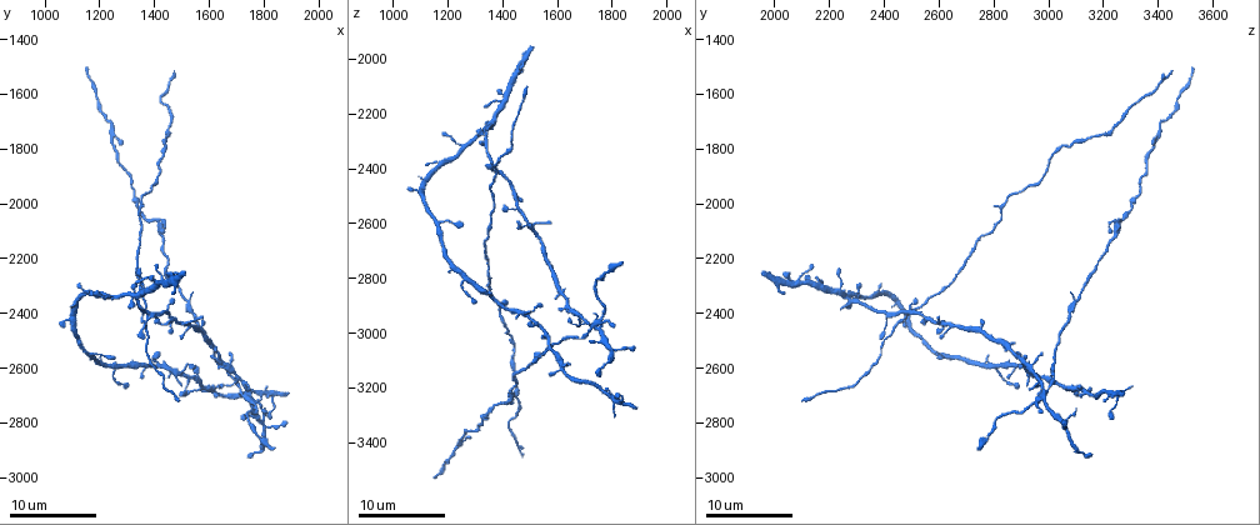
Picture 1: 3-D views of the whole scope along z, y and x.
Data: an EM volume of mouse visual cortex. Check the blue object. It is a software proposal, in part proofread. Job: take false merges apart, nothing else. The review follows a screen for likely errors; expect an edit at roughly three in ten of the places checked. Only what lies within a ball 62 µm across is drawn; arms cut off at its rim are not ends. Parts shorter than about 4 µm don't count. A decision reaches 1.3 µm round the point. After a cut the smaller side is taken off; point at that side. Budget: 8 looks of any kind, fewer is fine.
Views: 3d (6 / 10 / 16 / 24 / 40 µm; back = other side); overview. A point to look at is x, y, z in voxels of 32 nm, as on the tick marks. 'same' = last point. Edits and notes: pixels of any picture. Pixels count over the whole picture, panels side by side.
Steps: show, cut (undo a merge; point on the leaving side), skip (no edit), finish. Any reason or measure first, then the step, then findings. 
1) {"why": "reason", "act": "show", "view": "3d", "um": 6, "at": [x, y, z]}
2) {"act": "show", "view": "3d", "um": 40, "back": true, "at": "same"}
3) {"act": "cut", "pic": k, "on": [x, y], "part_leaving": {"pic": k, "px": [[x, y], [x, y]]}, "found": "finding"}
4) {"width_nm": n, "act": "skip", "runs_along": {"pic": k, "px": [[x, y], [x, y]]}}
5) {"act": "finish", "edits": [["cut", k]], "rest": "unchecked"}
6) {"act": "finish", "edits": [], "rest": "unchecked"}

{"why": "side arm on a straight run", "act": "show", "view": "3d", "um": 6, "at": [1380, 2500, 2400]}

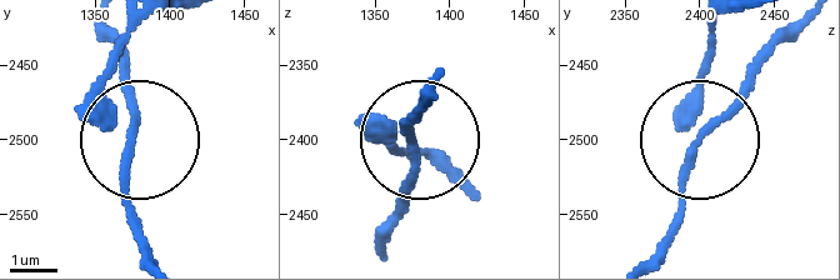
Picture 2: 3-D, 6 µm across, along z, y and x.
{"width_nm": 160, "act": "skip", "runs_along": {"pic": 2, "px": [[429, 159], [385, 143], [409, 139], [416, 95]]}, "found": "all the same cell"}

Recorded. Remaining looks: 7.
{"why": "four or more arms meet", "act": "show", "view": "3d", "um": 10, "at": [1520, 2430, 2620]}

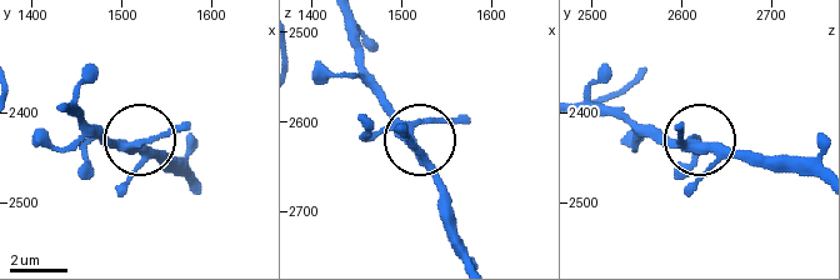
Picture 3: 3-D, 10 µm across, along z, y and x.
{"side_arm_um": 70, "act": "skip", "found": "all the same cell"}

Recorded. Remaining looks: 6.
{"why": "side arm on a straight run", "act": "show", "view": "3d", "um": 10, "at": [1330, 2330, 2260]}

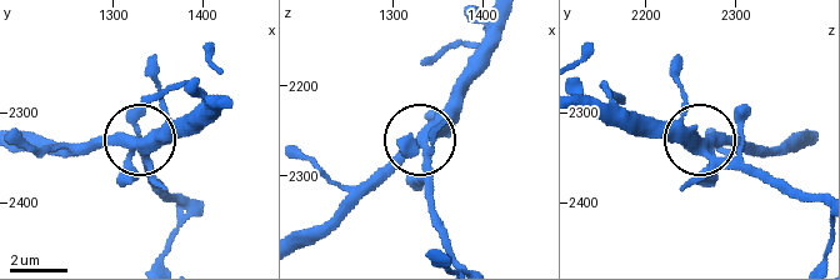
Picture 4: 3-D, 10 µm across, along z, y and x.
{"act": "show", "view": "3d", "um": 10, "back": true, "at": [1325, 2335, 2265]}

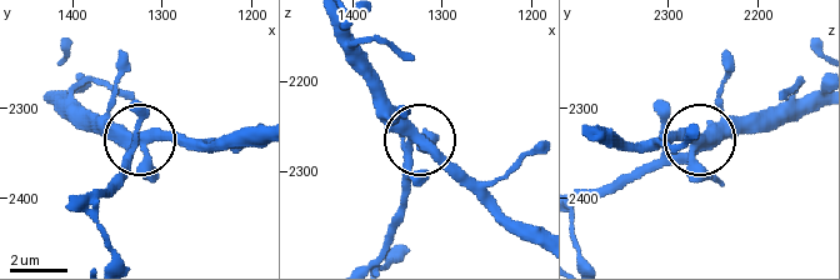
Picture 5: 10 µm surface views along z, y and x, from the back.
{"width_nm": 370, "act": "skip", "found": "all the same cell"}

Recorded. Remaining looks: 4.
{"act": "show", "view": "3d", "um": 16, "at": [1710, 2690, 2990]}

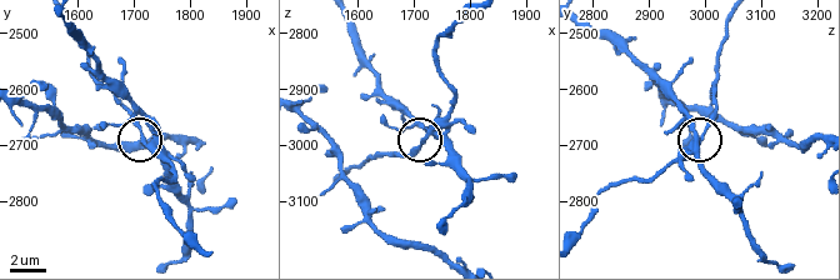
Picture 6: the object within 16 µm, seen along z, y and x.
{"why": "from behind", "act": "show", "view": "3d", "um": 16, "back": true, "at": [1715, 2690, 2985]}

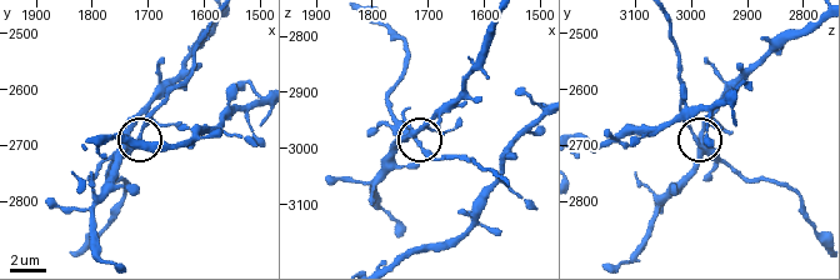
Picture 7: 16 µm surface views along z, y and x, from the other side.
{"side_arm_um": 13, "act": "skip", "found": "all the same cell"}

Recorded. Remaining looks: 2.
{"act": "finish", "edits": [], "rest": "unchecked"}

